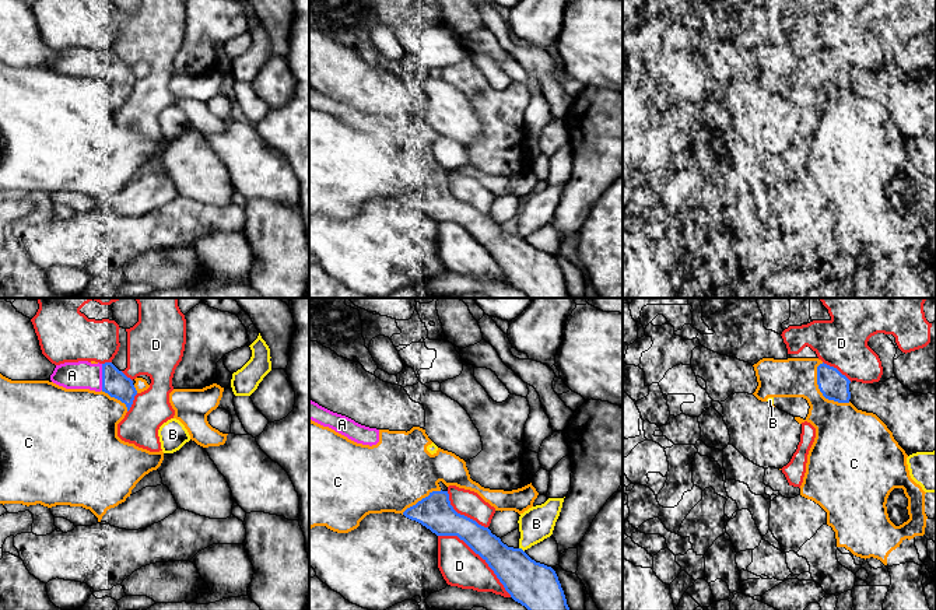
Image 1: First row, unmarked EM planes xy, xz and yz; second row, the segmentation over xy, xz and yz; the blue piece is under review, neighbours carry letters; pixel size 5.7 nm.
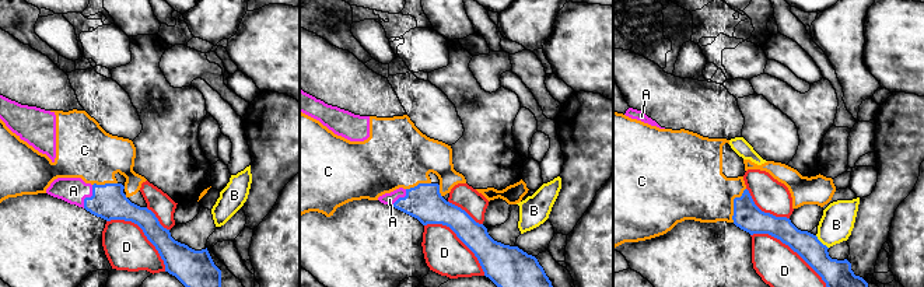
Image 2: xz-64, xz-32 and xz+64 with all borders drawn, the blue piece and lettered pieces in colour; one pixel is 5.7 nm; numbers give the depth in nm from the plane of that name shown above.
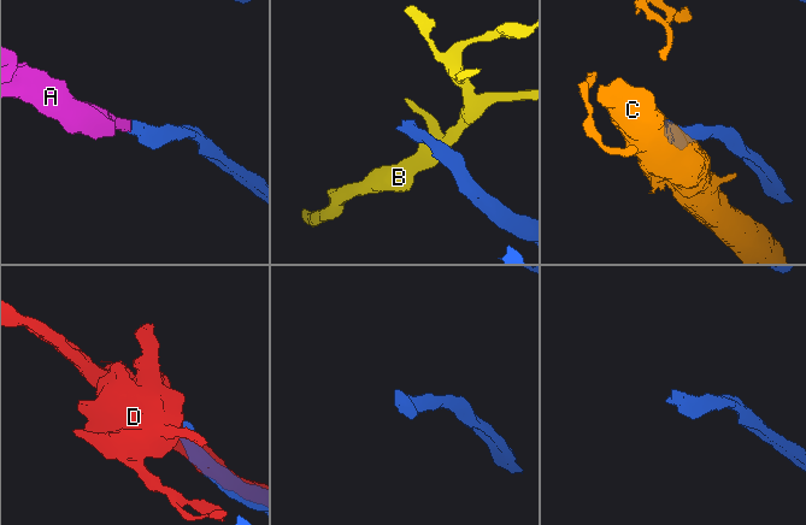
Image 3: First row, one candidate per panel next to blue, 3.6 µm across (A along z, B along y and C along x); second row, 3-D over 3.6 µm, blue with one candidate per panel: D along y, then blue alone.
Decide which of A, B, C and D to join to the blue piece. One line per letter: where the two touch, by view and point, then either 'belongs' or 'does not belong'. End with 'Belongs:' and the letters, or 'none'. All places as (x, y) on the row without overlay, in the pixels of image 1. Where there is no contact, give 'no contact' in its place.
A: meets blue in xy at (102, 63); belongs
B: meets blue in xz at (522, 237); does not belong
C: meets blue in yz at (820, 77); does not belong
D: meets blue in xz at (479, 241); does not belong
Belongs: A

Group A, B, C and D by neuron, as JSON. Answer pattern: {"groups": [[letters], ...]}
{"groups": [["A"], ["B"], ["C"], ["D"]]}

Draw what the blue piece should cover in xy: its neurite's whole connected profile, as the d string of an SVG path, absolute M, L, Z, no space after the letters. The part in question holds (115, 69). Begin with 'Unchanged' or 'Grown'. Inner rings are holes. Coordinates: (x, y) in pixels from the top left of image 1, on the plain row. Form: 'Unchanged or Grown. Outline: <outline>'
Grown. Outline: M88 48L56 52L50 67L66 76L90 76L105 78L126 91L130 97L137 77L133 67L112 49L91 50Z

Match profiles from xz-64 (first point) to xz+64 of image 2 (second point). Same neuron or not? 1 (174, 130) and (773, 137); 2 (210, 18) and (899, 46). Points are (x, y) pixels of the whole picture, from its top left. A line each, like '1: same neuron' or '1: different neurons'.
1: different neurons
2: different neurons

